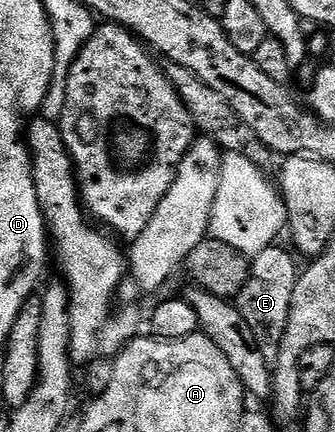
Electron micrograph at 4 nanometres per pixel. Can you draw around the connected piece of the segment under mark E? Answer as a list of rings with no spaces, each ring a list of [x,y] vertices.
[[[279,245],[267,247],[254,256],[250,264],[251,272],[237,297],[237,306],[241,317],[245,317],[245,322],[249,324],[249,329],[253,329],[253,337],[257,337],[257,349],[261,349],[261,357],[274,365],[281,349],[281,337],[285,337],[285,325],[289,321],[289,301],[293,301],[297,266]]]

